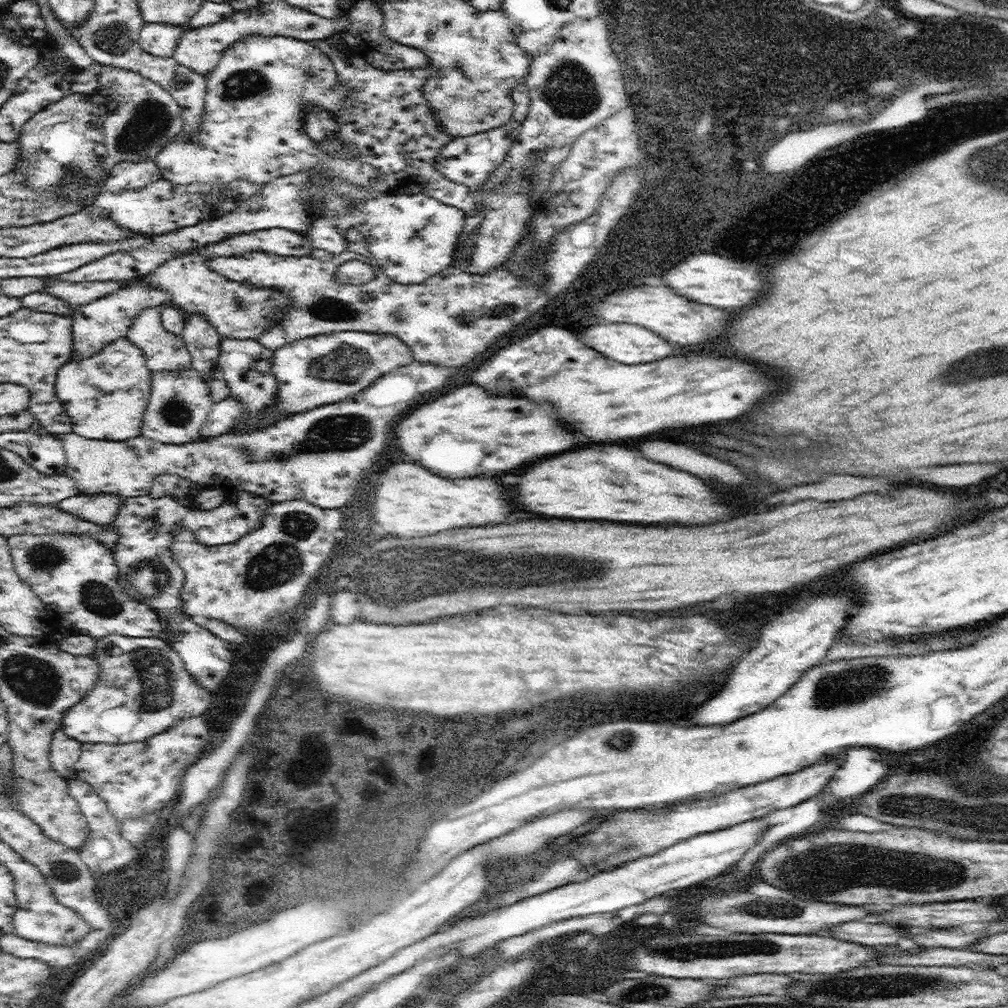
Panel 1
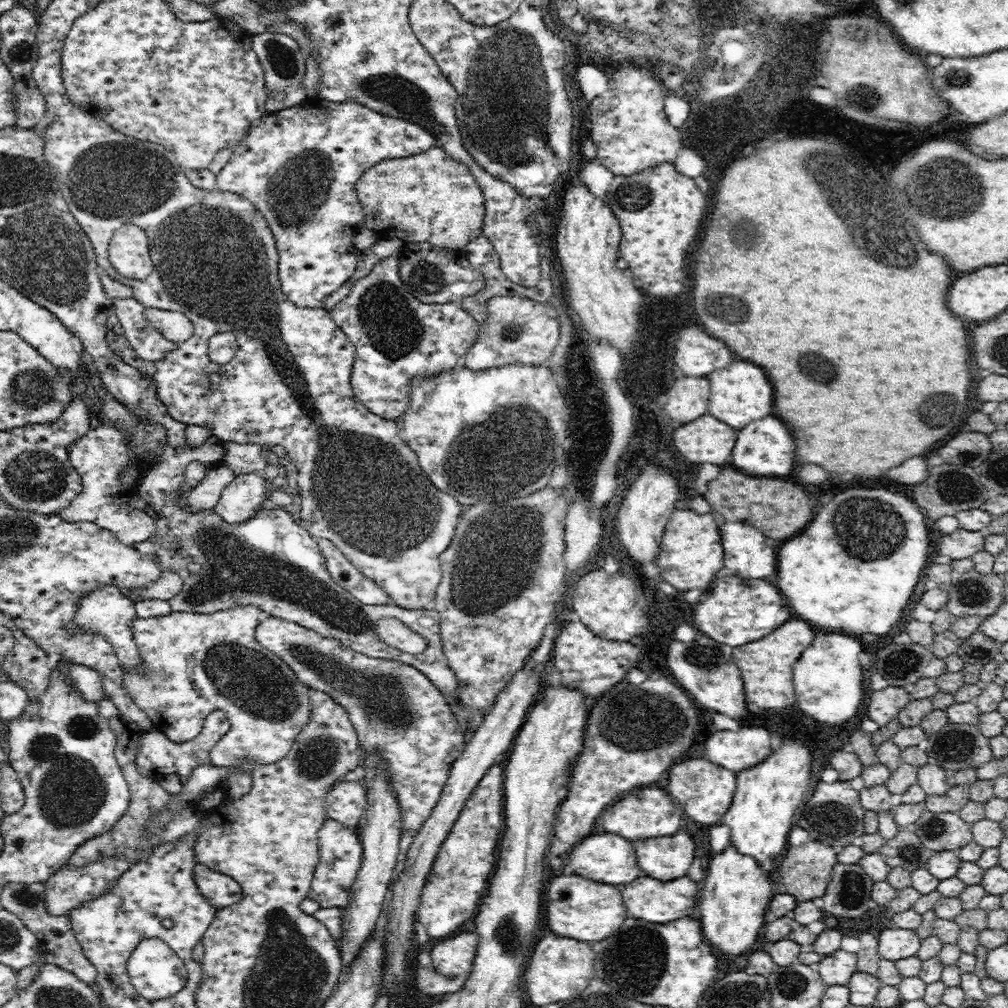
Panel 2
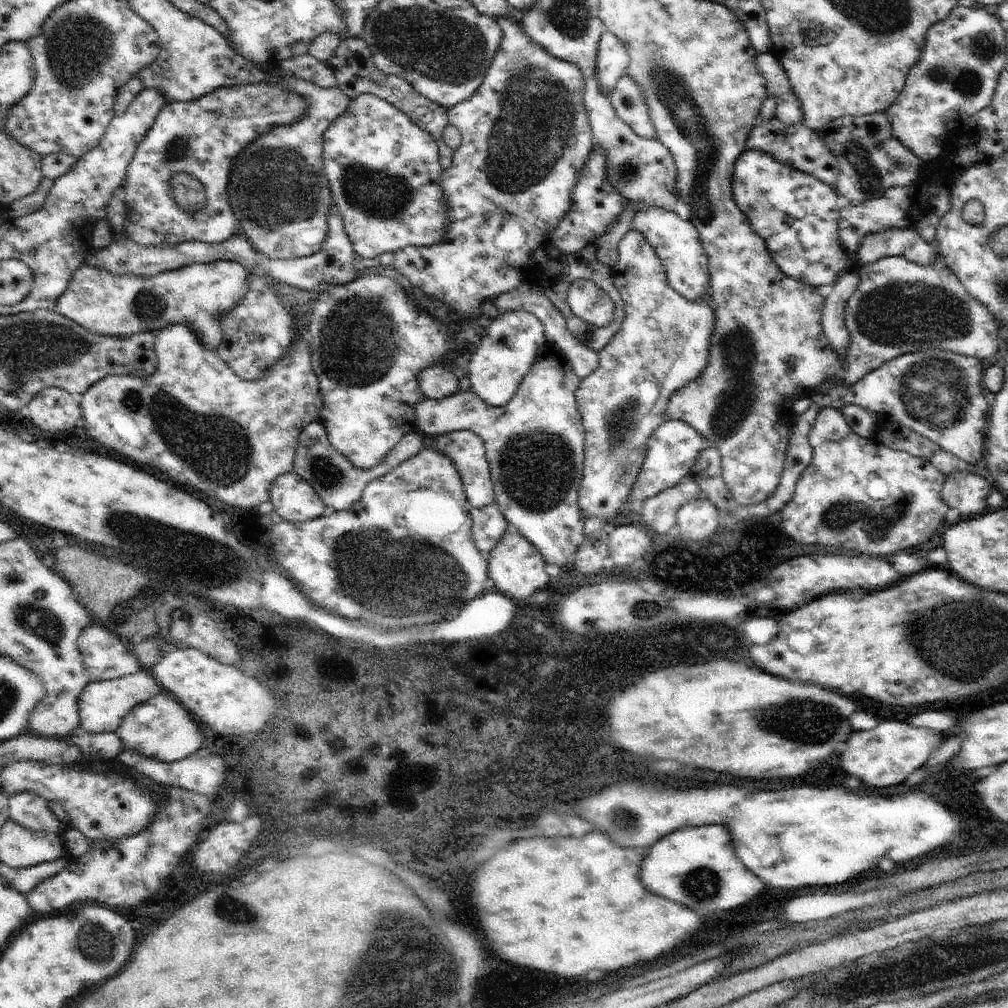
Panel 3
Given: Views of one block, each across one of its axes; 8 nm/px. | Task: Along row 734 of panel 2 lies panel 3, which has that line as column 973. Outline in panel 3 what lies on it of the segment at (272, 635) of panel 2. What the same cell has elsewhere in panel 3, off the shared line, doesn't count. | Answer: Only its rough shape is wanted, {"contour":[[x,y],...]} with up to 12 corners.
{"contour":[[899,356],[853,386],[809,394],[861,406],[969,466],[985,456],[979,358]]}

